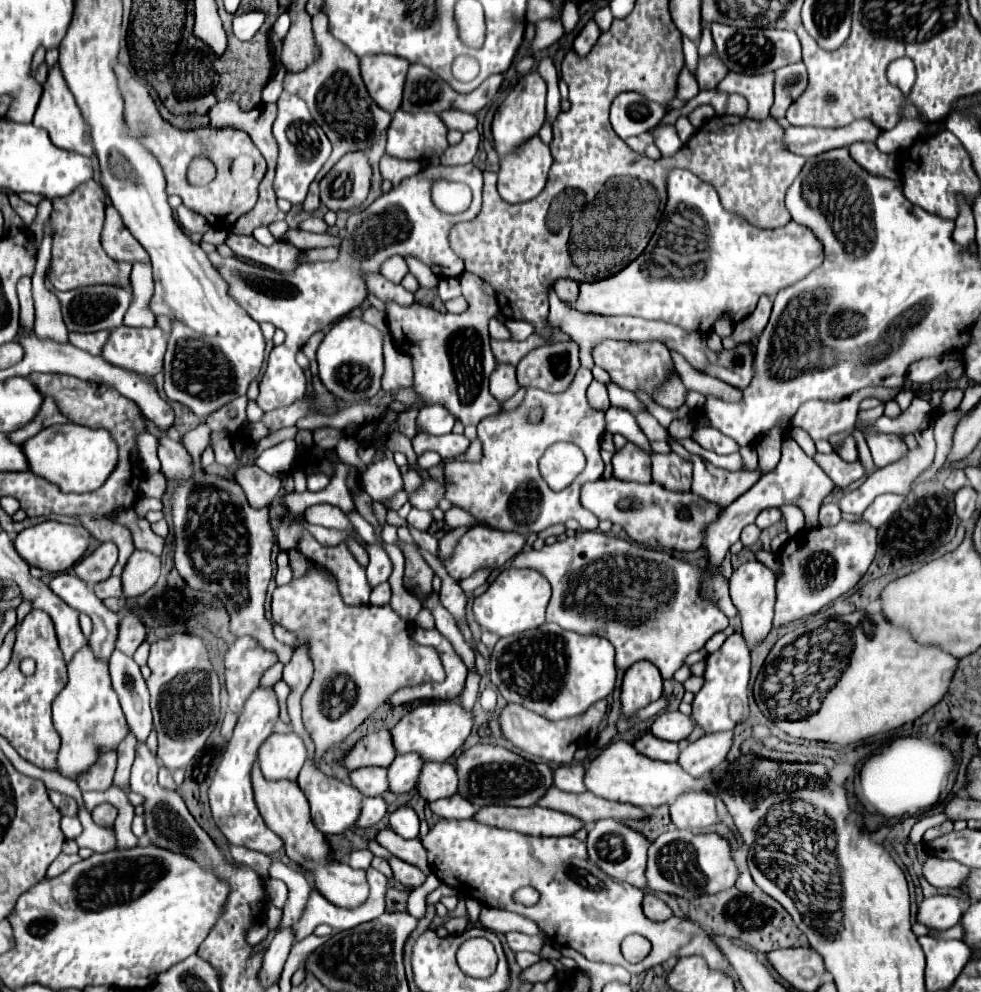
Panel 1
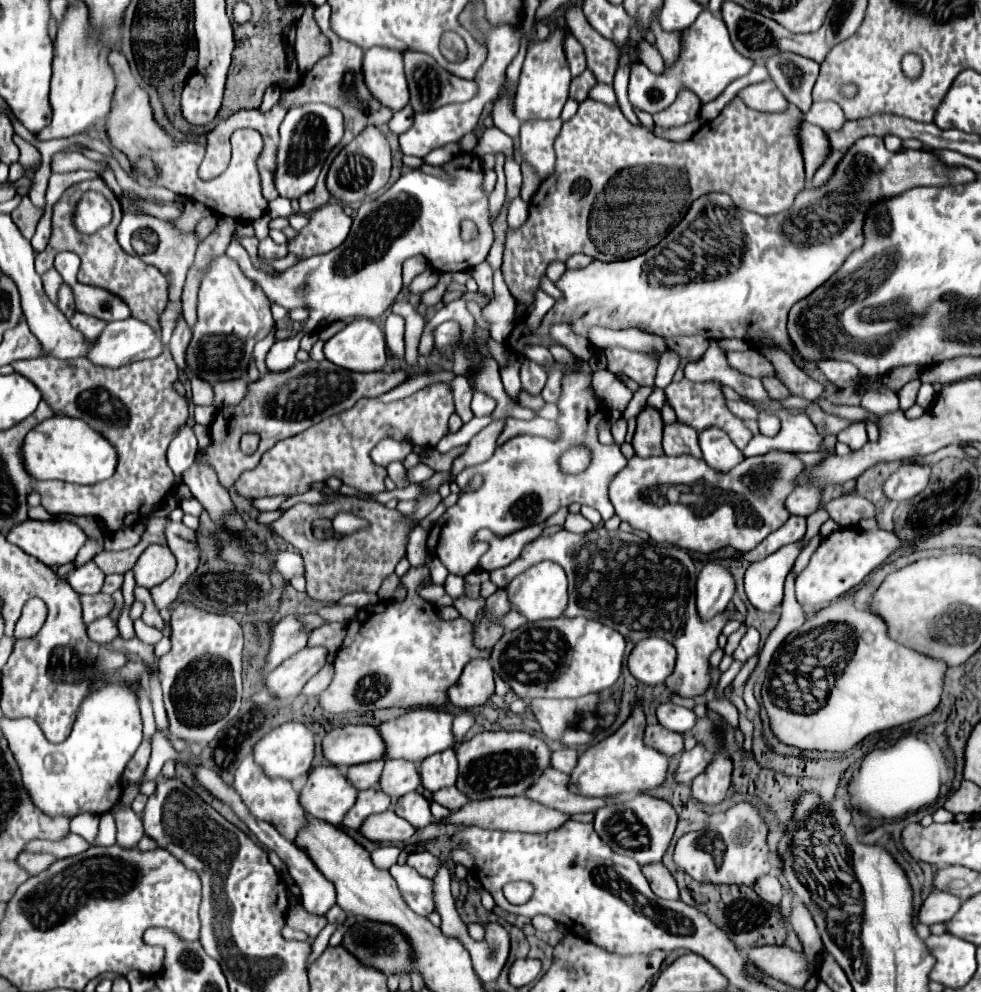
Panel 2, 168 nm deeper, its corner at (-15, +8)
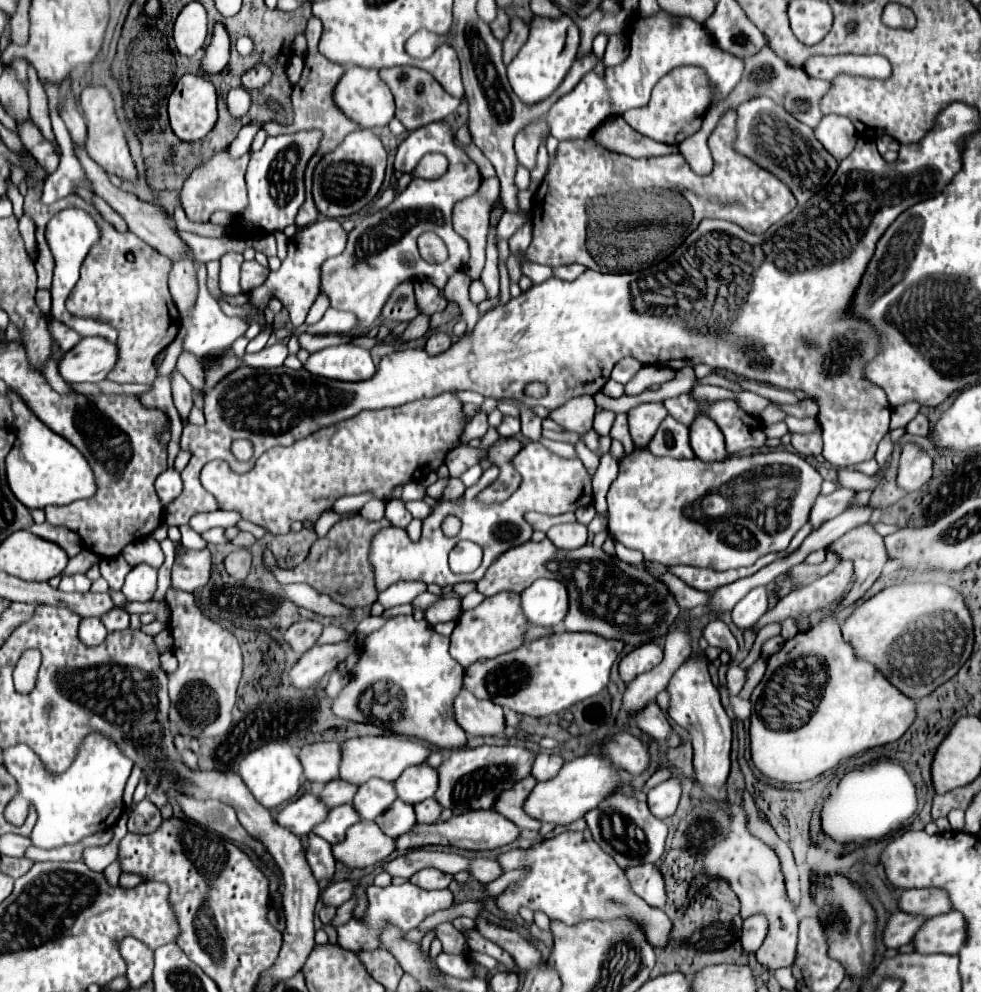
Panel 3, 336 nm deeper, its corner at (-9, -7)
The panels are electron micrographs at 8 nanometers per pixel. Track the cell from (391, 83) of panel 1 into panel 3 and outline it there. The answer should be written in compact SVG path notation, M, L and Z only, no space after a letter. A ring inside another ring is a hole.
M346 67L344 77L336 85L334 91L336 105L362 129L366 127L384 127L394 119L394 97L386 83L382 83L376 69L362 69L362 67Z

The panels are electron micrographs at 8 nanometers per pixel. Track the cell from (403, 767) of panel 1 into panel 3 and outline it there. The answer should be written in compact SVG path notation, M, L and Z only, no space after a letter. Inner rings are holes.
M370 779L360 785L358 795L354 797L354 809L358 809L360 817L366 821L374 821L382 815L398 797L394 795L394 785L382 779Z

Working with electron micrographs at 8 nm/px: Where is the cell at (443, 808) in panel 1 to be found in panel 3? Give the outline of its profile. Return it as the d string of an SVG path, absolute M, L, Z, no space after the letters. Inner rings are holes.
M426 799L418 805L414 805L418 823L436 823L442 815L442 805L436 799Z

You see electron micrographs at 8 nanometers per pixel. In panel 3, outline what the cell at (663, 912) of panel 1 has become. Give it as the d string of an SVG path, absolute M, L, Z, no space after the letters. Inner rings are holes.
M636 865L624 869L632 891L642 897L650 907L662 909L666 905L666 889L662 873L656 865Z

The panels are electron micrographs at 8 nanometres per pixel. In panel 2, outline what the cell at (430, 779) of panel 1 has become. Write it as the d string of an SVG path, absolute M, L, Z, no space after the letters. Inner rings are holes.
M448 748L444 752L424 758L418 764L418 774L420 774L420 784L430 792L436 792L446 786L454 786L458 776L456 752Z

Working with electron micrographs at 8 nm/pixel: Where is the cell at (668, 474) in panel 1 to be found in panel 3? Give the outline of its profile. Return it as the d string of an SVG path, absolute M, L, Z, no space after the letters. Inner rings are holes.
M670 415L658 427L654 439L648 445L648 451L658 457L674 457L674 459L692 459L694 451L690 447L688 429L674 421Z

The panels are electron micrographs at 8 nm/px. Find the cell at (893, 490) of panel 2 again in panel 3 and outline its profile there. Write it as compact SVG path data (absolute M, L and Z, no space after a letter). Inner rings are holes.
M912 443L904 445L898 465L898 477L896 477L898 487L904 493L914 493L922 489L930 477L932 477L932 459L916 445Z

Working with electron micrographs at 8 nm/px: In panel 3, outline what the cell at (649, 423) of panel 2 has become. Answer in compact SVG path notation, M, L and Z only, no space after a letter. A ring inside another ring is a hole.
M642 403L628 411L630 435L636 449L648 449L650 439L654 437L654 431L658 431L666 415L668 411L664 409L662 403Z

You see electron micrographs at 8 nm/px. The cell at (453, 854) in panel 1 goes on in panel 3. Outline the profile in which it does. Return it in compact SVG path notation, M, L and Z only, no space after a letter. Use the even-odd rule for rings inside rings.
M572 831L560 833L558 837L536 841L528 849L510 849L496 857L502 871L522 869L526 871L524 879L514 881L514 887L504 889L496 907L506 915L516 915L520 907L528 907L534 913L542 911L550 917L550 921L562 921L566 925L582 923L586 919L598 921L614 921L614 919L630 919L636 923L648 943L654 949L666 949L672 935L672 921L662 909L648 907L644 899L630 891L630 883L626 873L606 855L592 839L590 831Z

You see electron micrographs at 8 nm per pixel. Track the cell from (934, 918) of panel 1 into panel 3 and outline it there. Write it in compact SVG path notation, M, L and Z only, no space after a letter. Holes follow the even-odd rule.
M896 911L886 925L884 943L894 949L912 943L914 935L918 933L918 929L922 925L926 925L926 921L928 921L928 917L924 917L924 915L906 915L904 911Z

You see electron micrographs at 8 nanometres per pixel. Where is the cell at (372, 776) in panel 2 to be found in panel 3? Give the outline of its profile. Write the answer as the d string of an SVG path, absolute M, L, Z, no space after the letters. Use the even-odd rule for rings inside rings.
M334 779L334 781L326 783L326 787L320 793L320 799L328 807L338 807L338 805L344 805L344 803L352 803L356 791L358 791L358 785L344 783L342 779Z

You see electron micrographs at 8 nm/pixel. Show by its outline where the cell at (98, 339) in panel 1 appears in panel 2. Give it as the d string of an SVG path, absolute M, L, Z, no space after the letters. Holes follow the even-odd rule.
M74 312L74 316L68 320L72 324L72 328L76 328L78 332L82 332L84 340L96 340L96 336L100 336L100 332L104 330L104 320L96 320L94 316L84 316L80 312Z

